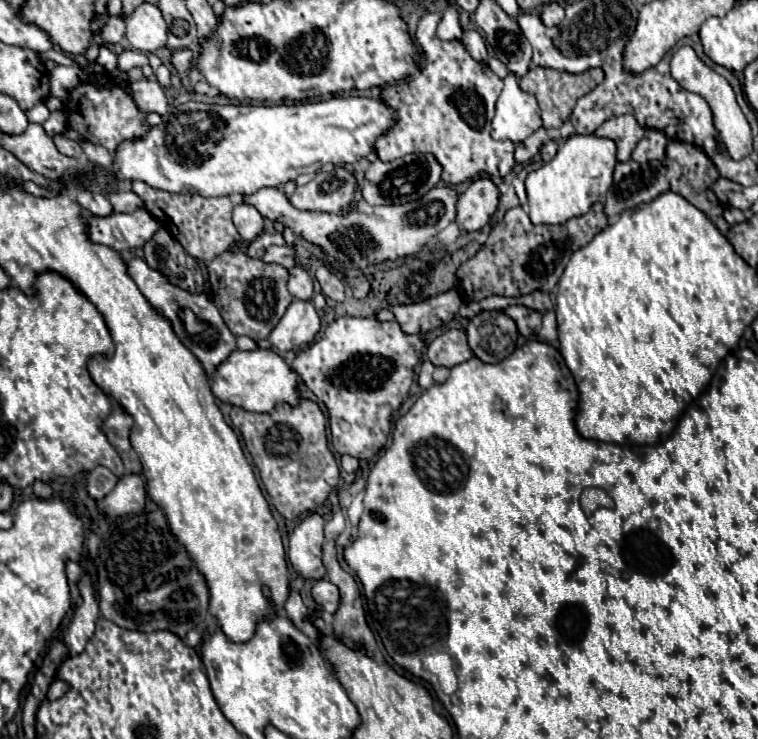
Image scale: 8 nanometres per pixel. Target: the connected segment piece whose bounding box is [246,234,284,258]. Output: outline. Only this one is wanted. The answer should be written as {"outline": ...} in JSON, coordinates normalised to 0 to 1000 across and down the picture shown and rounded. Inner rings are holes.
{"outline":[[[343,317],[338,325],[332,325],[332,327],[327,330],[325,344],[332,346],[332,349],[346,349],[346,344],[351,341],[351,336],[359,333],[359,330],[369,330],[369,333],[372,333],[372,330],[375,330],[372,317]]]}

